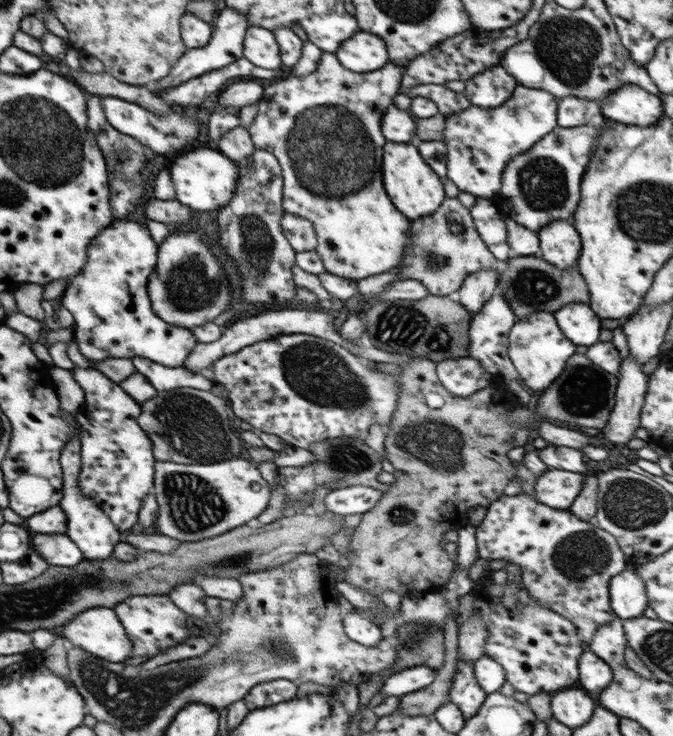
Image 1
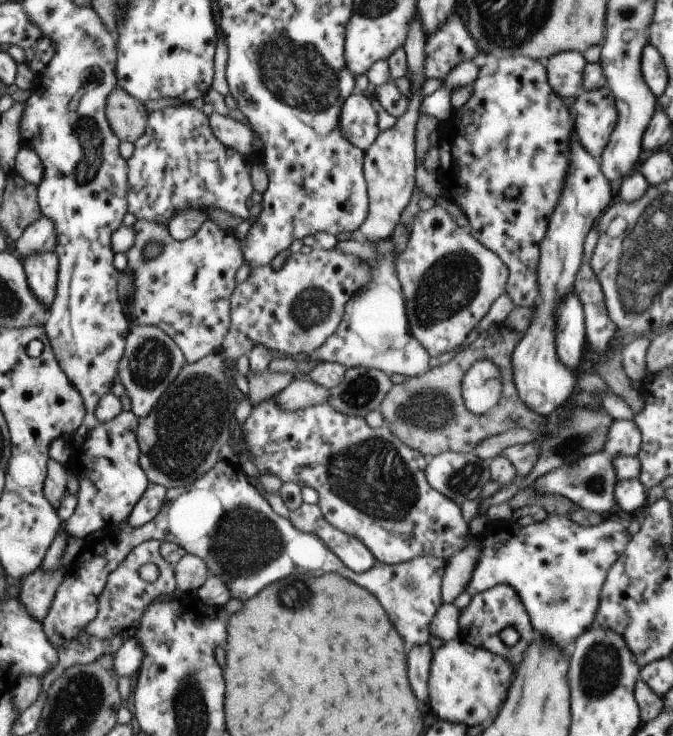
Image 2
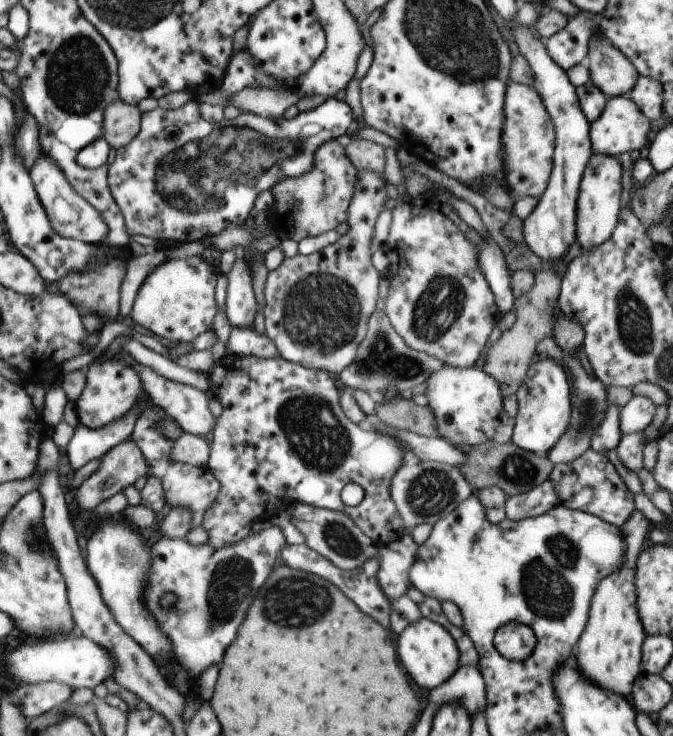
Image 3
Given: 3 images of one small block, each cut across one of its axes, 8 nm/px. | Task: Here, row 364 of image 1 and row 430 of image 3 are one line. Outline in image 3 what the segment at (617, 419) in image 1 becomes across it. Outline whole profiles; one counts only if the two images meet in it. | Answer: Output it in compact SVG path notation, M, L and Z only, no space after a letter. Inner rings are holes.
M633 395L632 398L619 409L618 425L621 434L639 433L651 422L654 405L648 398Z

